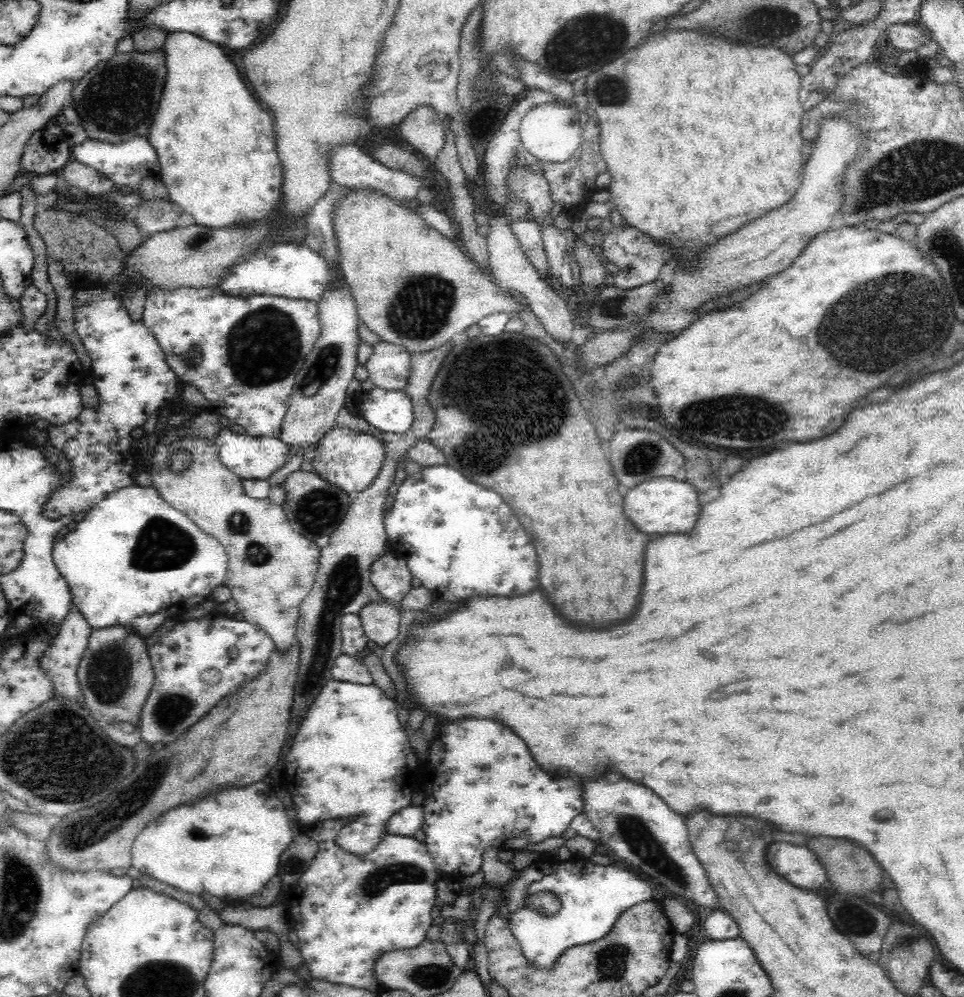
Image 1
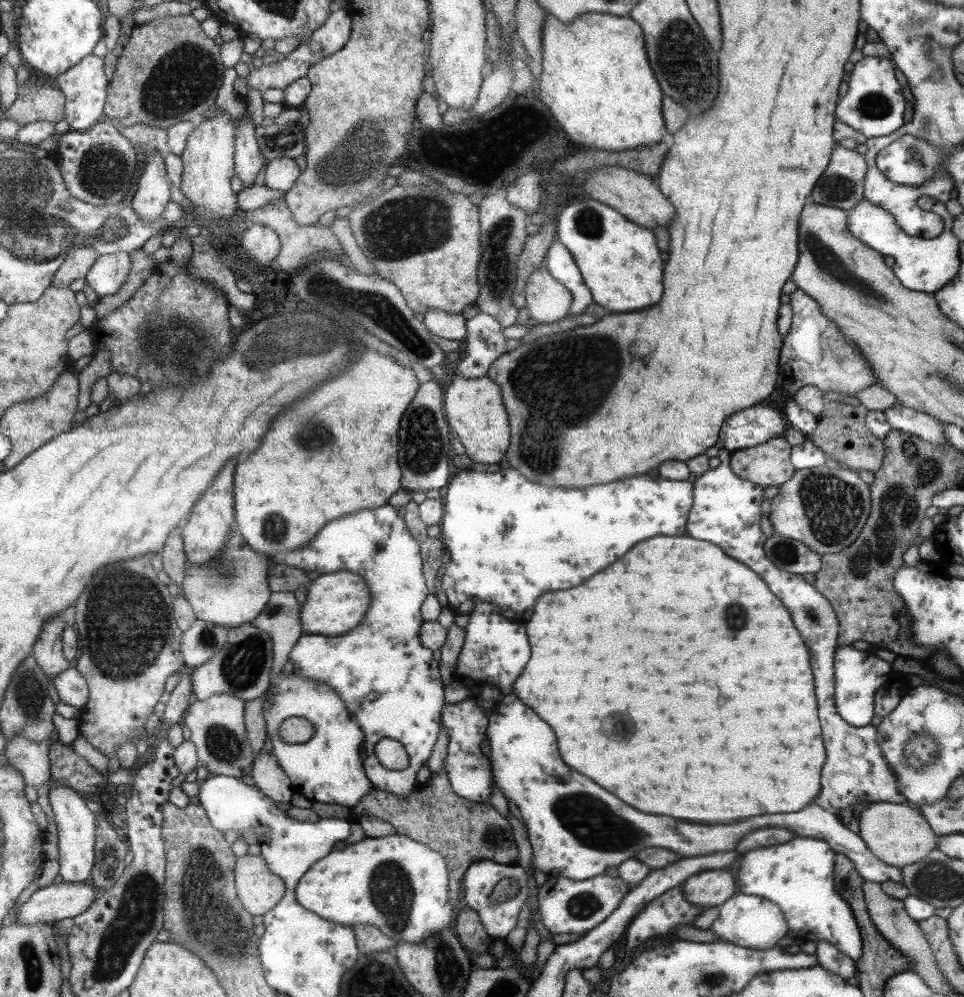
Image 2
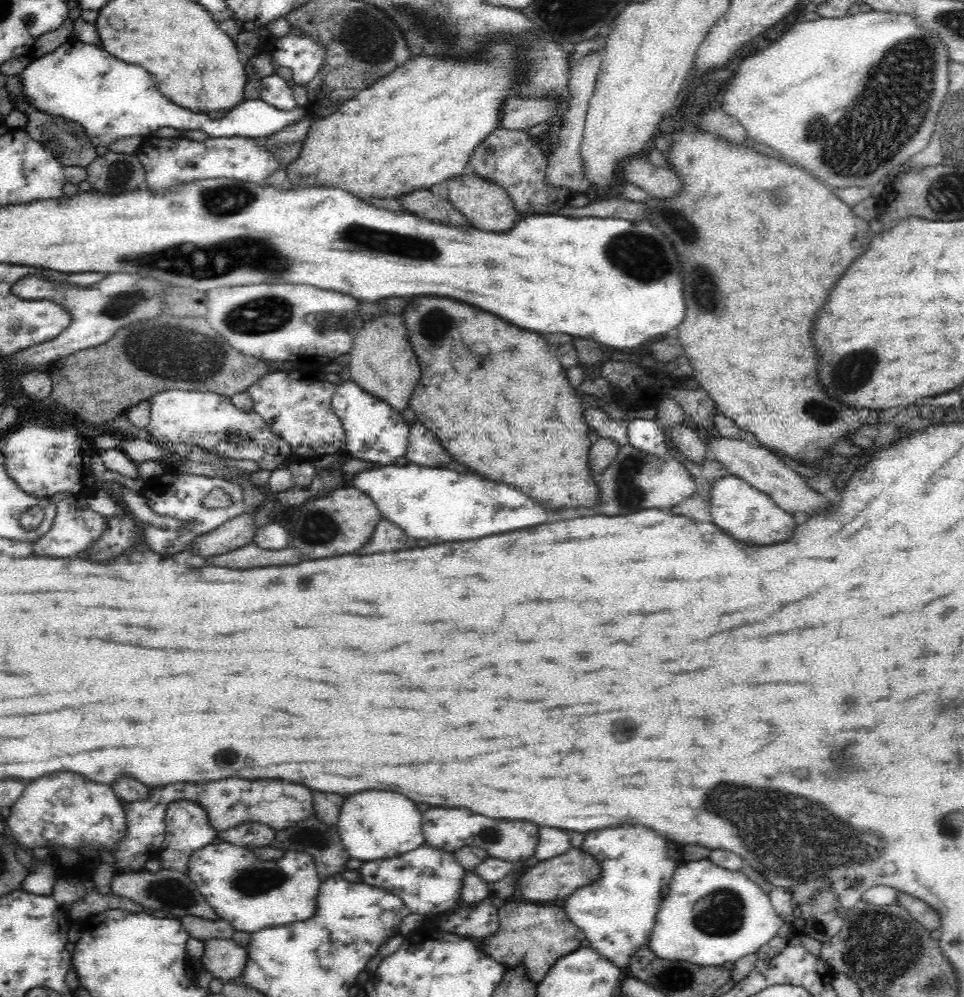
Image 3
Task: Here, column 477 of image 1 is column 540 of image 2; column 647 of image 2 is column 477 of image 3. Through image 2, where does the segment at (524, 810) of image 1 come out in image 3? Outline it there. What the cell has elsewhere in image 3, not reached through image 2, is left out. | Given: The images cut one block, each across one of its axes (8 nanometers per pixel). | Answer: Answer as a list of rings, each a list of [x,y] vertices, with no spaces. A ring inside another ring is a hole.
[[[430,808],[422,816],[424,824],[424,838],[426,844],[436,846],[441,850],[456,852],[464,846],[482,846],[490,852],[494,858],[528,858],[536,846],[536,826],[524,824],[524,822],[498,822],[492,818],[478,816],[466,808],[452,810],[452,808]]]

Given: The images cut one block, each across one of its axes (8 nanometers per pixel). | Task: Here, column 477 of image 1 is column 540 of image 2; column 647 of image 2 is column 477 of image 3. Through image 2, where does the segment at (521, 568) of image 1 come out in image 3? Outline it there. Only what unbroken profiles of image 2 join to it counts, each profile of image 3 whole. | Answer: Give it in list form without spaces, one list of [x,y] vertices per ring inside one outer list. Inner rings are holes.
[[[386,466],[356,473],[350,486],[366,493],[382,513],[384,519],[406,530],[416,540],[430,540],[432,544],[448,540],[482,538],[488,534],[502,534],[522,530],[546,522],[542,505],[532,502],[526,494],[510,484],[480,480],[472,474],[460,474],[446,468]]]

